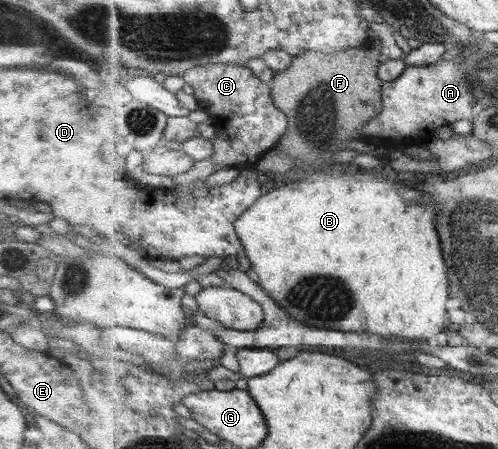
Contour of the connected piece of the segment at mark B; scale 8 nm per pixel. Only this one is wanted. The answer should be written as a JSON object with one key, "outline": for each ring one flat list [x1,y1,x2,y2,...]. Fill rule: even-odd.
{"outline":[[353,167,341,168,341,175,335,175,335,171,315,172,301,179,295,179,295,183,283,183,281,187,275,187,270,192,263,194,240,218,236,221,236,232,244,243,243,253,250,259,249,273,261,288,279,303,281,308,289,312,293,319,319,328,331,328,345,333,374,333,381,337,402,337,405,342,433,341,435,335,445,331,447,321,447,299,451,290,451,281,447,273,447,263,443,257,441,241,435,229,436,203,430,199,430,195,424,195,415,184,406,180,394,179,375,174,377,170,361,169,354,172]]}

